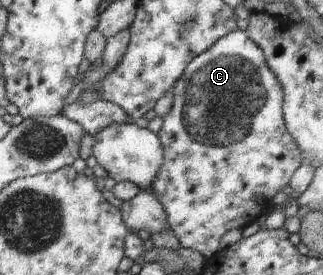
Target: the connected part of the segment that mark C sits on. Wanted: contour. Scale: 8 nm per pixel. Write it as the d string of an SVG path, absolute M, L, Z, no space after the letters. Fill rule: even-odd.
M239 29L232 31L225 37L218 39L210 48L203 53L195 56L191 63L187 64L185 71L173 86L173 104L171 110L163 116L161 129L156 133L161 140L164 149L164 158L162 166L159 168L158 174L155 176L151 185L151 191L164 207L168 224L172 232L179 239L179 243L183 247L198 251L205 258L210 258L216 254L221 248L219 241L221 237L230 229L243 229L251 223L255 223L261 215L268 215L274 209L273 197L283 191L290 183L296 169L303 163L304 159L296 146L295 140L287 131L282 103L284 100L284 91L281 82L275 77L275 74L269 69L264 58L262 49L248 36L247 31Z

